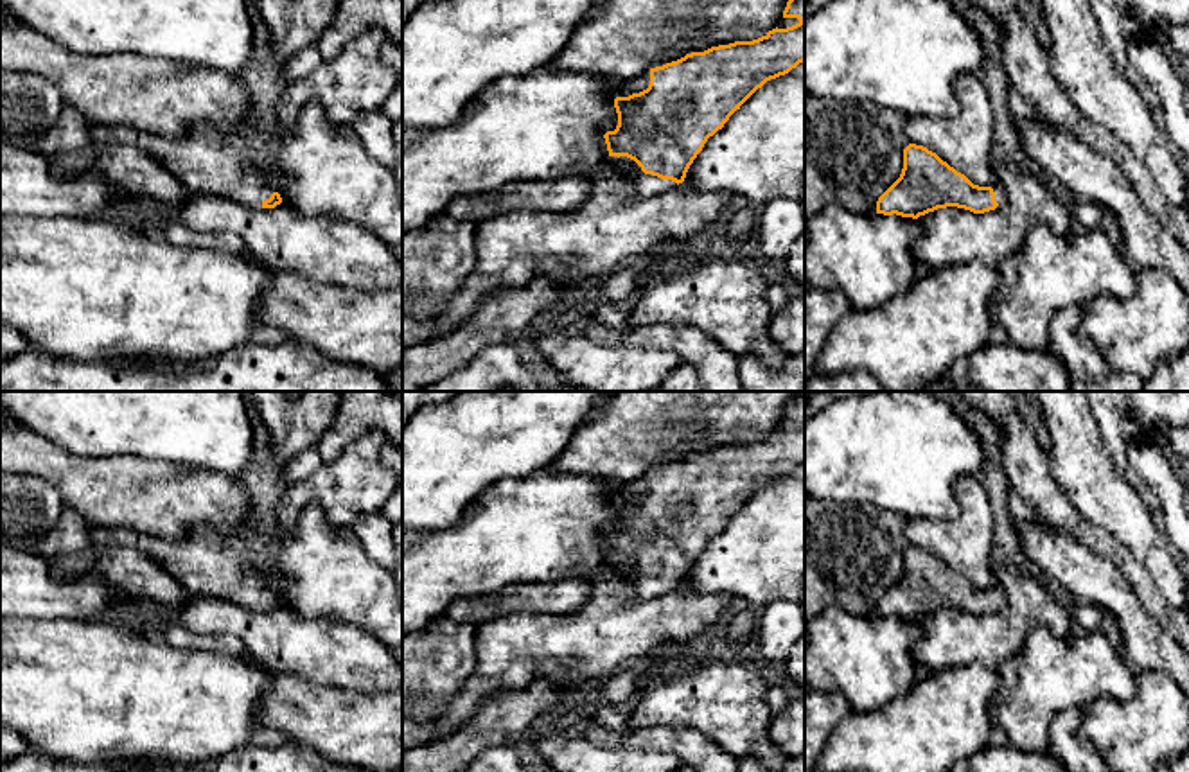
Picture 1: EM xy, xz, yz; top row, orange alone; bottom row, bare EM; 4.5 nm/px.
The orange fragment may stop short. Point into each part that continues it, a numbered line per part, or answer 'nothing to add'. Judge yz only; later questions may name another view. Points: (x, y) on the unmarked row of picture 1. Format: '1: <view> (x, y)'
1: yz (997, 589)

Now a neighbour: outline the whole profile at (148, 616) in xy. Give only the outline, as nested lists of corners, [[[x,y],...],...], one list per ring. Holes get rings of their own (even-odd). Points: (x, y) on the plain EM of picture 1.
[[[124,601],[119,609],[135,619],[135,630],[142,630],[145,636],[162,637],[169,627],[163,621],[162,610],[153,603]]]

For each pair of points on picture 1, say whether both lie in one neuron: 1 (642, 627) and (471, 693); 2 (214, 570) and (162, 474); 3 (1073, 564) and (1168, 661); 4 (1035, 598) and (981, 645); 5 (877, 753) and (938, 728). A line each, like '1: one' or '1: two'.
1: one
2: two
3: one
4: one
5: one

